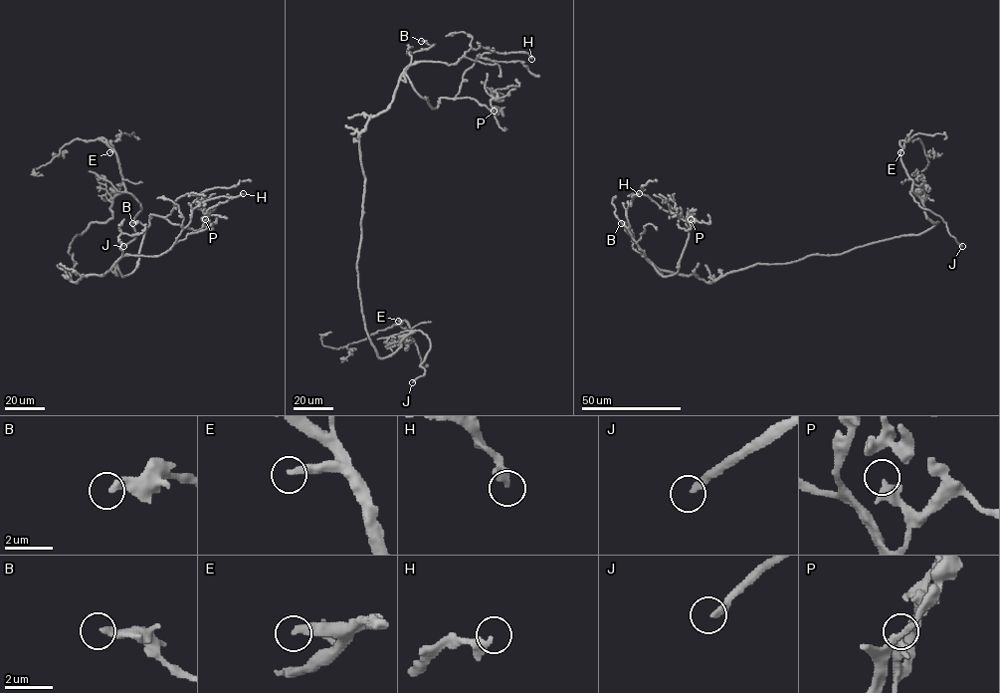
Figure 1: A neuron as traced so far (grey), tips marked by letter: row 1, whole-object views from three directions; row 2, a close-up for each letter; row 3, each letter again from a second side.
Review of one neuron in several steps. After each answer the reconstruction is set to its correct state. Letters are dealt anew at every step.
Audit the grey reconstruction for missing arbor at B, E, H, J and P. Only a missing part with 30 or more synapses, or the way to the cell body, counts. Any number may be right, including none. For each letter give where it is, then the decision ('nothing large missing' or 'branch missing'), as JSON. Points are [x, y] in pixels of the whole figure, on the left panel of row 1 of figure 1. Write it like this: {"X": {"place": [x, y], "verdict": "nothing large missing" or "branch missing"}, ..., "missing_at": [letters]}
{"B": {"place": [132, 223], "verdict": "nothing large missing"}, "E": {"place": [109, 152], "verdict": "branch missing"}, "H": {"place": [243, 193], "verdict": "nothing large missing"}, "J": {"place": [123, 246], "verdict": "branch missing"}, "P": {"place": [205, 219], "verdict": "nothing large missing"}, "missing_at": ["E", "J"]}

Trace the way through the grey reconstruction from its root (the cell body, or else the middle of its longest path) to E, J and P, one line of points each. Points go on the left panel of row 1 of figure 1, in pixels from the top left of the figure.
E: (75, 263), (72, 240), (91, 223), (106, 222), (111, 200), (124, 190), (116, 153), (109, 152)
J: (75, 263), (72, 240), (106, 222), (111, 200), (126, 192), (141, 209), (136, 236), (123, 246)
P: (75, 263), (74, 282), (101, 276), (114, 264), (127, 276), (135, 267), (151, 214), (194, 230), (205, 219)

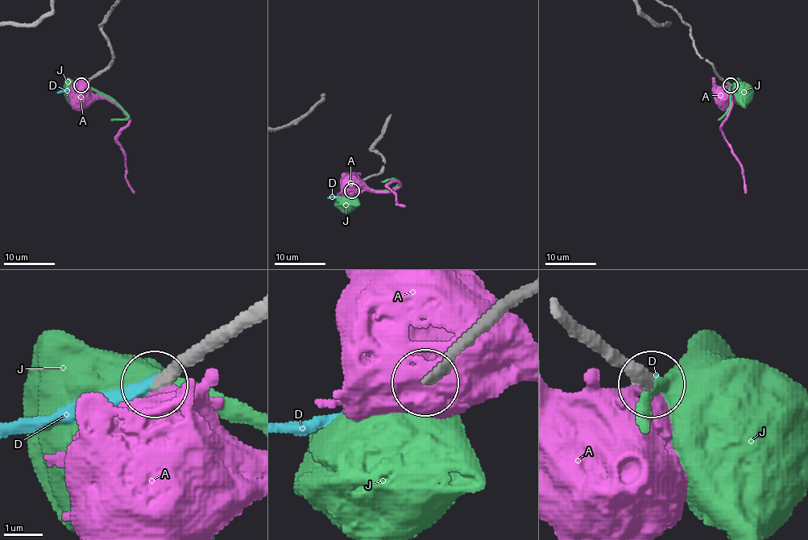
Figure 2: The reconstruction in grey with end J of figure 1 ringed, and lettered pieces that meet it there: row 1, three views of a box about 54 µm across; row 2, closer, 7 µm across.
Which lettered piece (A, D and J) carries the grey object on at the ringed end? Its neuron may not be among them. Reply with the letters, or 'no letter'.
D

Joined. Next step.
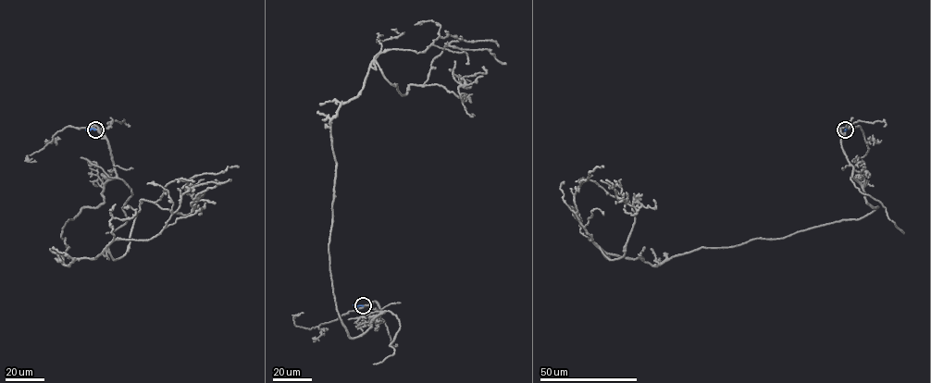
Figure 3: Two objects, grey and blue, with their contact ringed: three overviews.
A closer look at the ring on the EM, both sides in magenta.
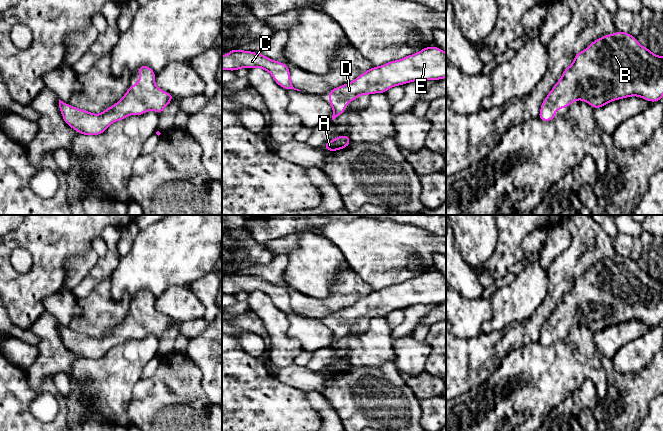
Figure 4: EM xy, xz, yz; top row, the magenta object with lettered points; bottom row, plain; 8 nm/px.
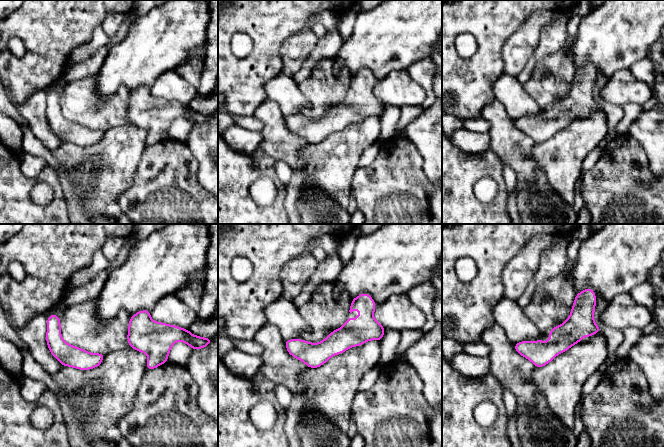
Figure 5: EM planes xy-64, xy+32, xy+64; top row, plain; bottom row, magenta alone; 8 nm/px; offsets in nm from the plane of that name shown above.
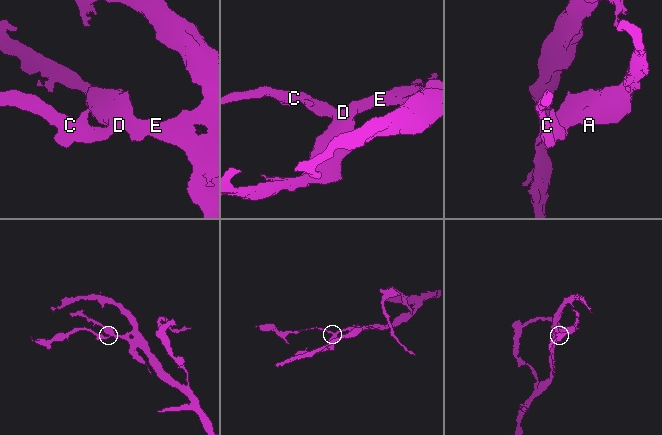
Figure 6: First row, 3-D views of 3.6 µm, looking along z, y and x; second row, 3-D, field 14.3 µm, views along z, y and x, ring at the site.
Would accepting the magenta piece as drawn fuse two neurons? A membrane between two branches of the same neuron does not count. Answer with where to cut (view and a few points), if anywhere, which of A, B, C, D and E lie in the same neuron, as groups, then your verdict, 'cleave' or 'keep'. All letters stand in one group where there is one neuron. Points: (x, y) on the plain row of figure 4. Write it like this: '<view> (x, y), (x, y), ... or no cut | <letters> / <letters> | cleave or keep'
no cut | A B C D E | keep

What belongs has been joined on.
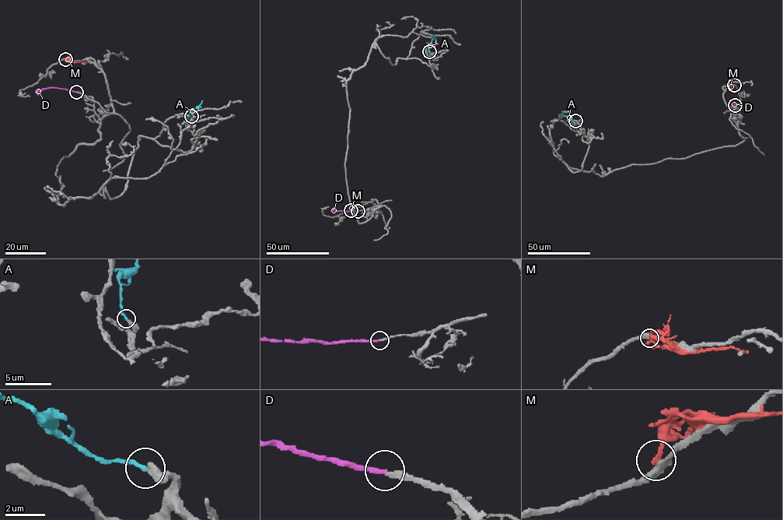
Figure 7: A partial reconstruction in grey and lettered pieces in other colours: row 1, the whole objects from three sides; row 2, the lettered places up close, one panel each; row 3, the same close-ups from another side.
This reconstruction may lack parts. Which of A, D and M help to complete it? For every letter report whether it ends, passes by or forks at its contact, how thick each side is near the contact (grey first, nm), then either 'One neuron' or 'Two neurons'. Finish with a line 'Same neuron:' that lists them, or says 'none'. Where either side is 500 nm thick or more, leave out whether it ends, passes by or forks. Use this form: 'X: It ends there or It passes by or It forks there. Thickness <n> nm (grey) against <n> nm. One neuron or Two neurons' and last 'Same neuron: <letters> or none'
A: It ends there. Thickness 400 nm (grey) against 240 nm. Two neurons
D: It ends there. Thickness 200 nm (grey) against 200 nm. One neuron
M: It ends there. Thickness 380 nm (grey) against 260 nm. Two neurons
Same neuron: D

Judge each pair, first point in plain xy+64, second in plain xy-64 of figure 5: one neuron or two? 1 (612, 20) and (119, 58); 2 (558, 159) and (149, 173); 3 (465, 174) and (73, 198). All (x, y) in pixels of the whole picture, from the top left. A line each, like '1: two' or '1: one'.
1: one
2: two
3: two

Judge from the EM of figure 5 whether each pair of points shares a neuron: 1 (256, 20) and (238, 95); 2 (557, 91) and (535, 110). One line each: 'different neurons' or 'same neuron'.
1: same neuron
2: different neurons

